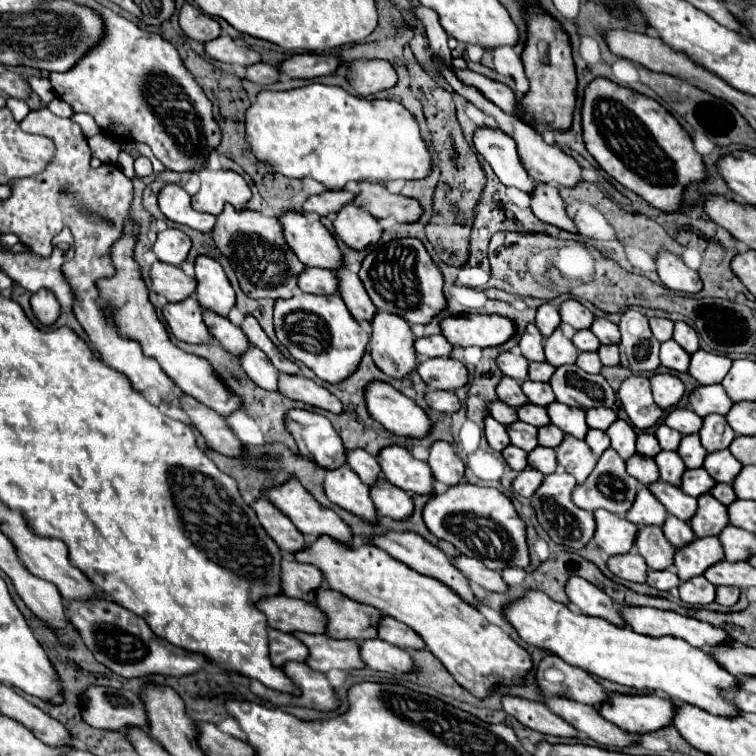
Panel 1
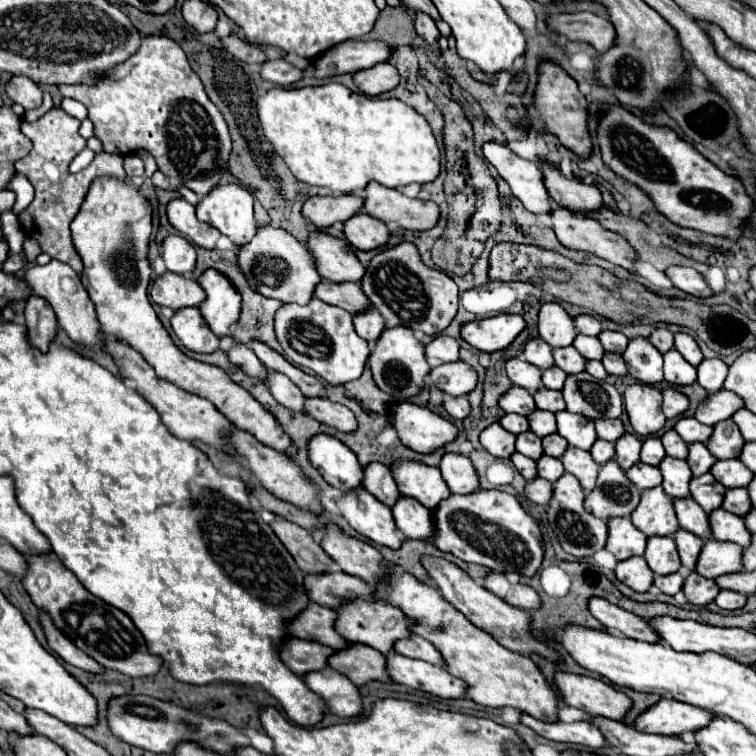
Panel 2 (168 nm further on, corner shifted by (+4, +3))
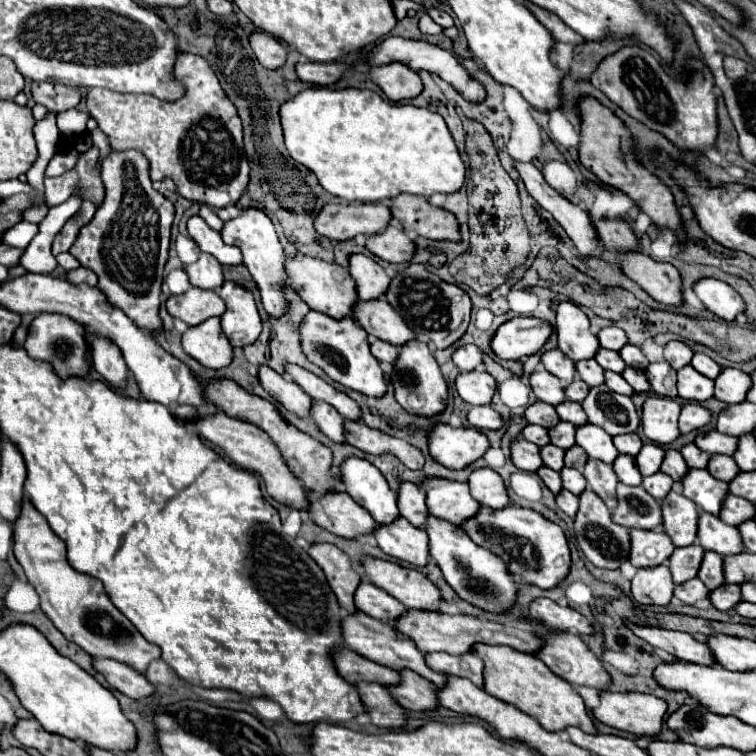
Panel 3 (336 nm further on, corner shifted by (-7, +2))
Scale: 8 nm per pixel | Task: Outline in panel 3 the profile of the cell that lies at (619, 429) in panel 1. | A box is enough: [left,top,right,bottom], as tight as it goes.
[635,443,665,477]

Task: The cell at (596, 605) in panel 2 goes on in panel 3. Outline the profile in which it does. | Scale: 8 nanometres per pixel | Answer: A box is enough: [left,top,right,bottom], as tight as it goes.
[633,625,717,665]

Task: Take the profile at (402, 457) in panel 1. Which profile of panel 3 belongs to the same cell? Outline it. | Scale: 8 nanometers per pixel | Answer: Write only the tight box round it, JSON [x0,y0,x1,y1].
[421,479,481,525]

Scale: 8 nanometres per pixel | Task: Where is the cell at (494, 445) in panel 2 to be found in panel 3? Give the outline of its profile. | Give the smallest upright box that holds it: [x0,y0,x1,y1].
[511,439,543,473]

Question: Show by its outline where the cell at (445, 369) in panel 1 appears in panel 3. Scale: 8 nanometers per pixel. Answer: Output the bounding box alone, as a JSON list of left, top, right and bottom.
[457,371,495,405]

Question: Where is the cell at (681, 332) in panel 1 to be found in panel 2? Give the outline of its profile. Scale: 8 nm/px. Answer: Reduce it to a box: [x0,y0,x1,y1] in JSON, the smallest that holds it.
[674,332,704,366]

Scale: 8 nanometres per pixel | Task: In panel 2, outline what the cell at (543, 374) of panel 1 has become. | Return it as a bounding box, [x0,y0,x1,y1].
[542,366,566,390]

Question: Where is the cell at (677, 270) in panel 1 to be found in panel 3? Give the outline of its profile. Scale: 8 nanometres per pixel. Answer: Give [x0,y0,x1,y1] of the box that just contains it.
[695,279,745,323]

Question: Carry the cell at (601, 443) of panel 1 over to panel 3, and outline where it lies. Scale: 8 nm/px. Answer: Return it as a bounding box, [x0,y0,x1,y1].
[613,455,643,487]

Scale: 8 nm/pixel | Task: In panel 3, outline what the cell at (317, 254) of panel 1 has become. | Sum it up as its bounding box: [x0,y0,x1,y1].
[349,255,391,301]

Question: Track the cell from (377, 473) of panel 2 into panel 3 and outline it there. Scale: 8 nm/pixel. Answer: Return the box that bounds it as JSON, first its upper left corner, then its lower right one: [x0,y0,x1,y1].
[399,483,429,529]

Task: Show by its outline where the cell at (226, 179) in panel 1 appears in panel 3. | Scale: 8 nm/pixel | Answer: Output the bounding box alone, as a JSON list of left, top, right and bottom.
[221,209,289,319]

